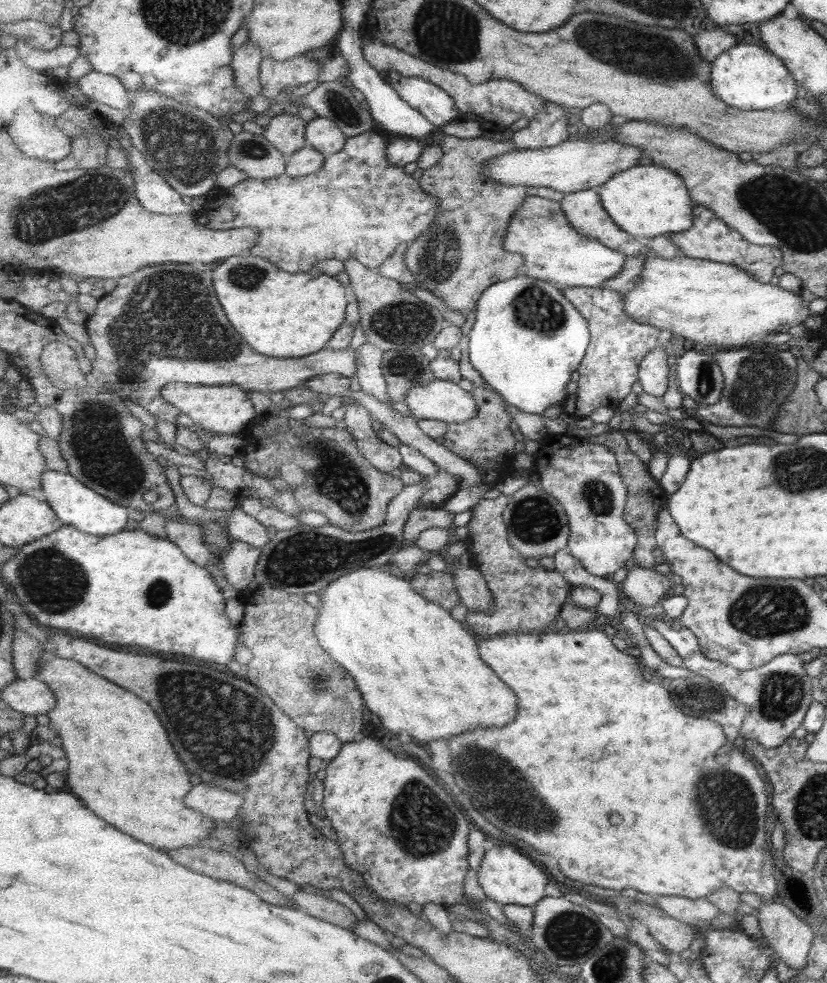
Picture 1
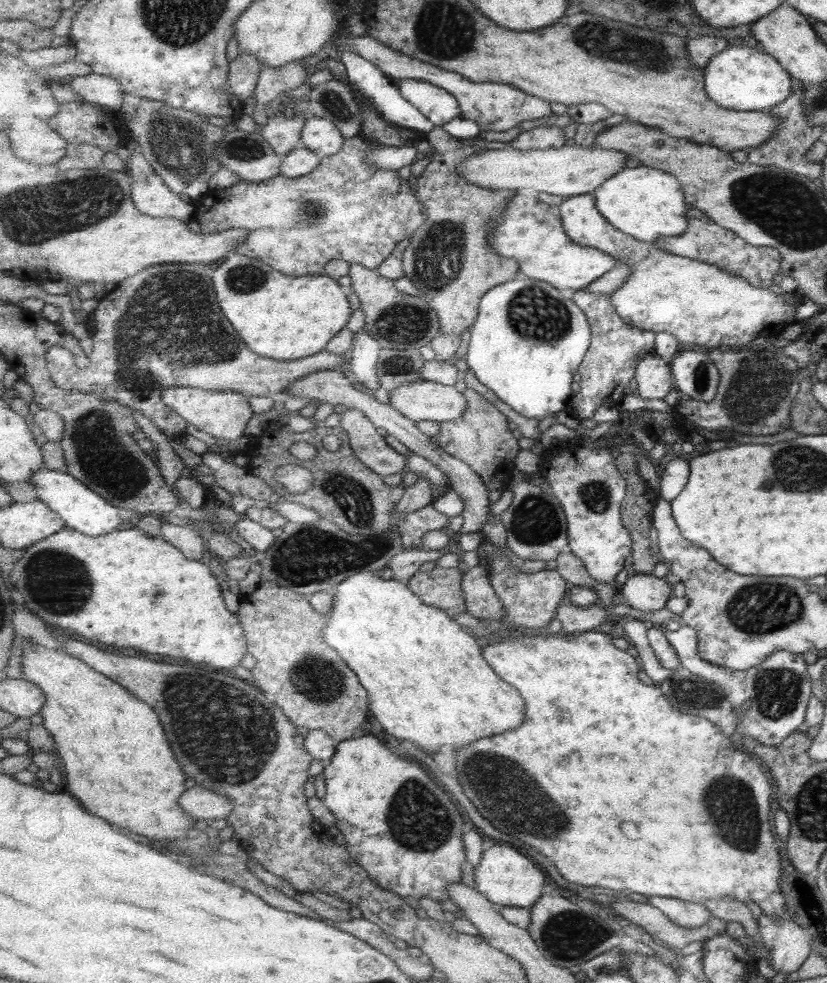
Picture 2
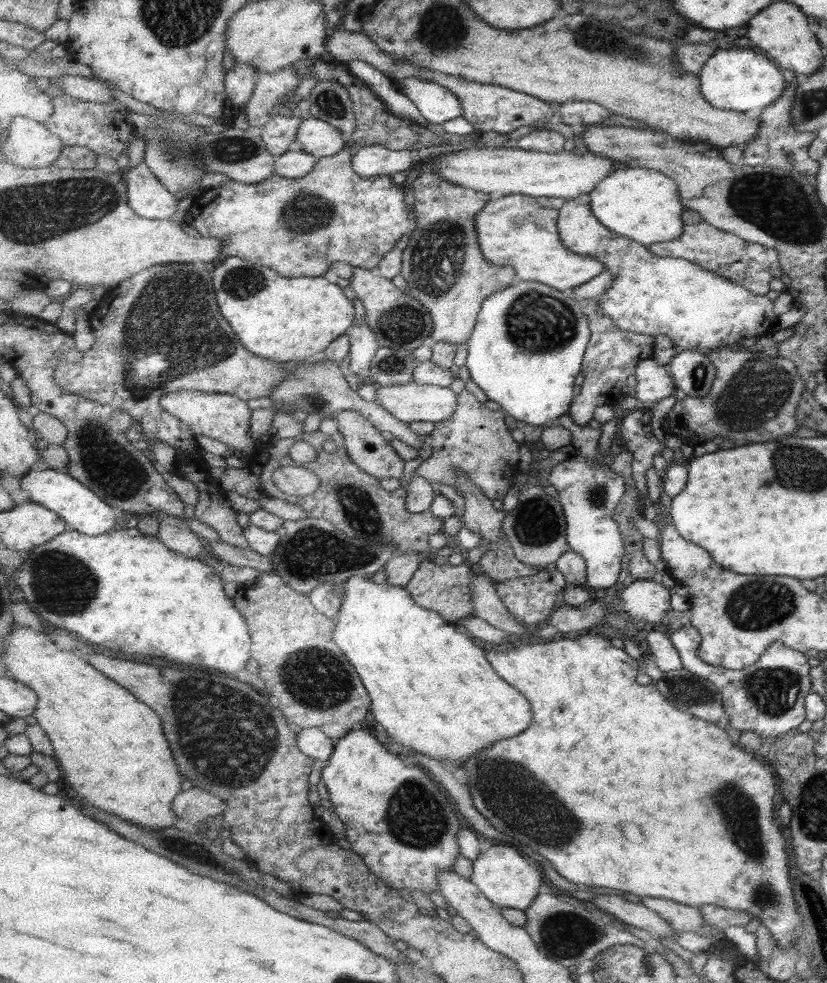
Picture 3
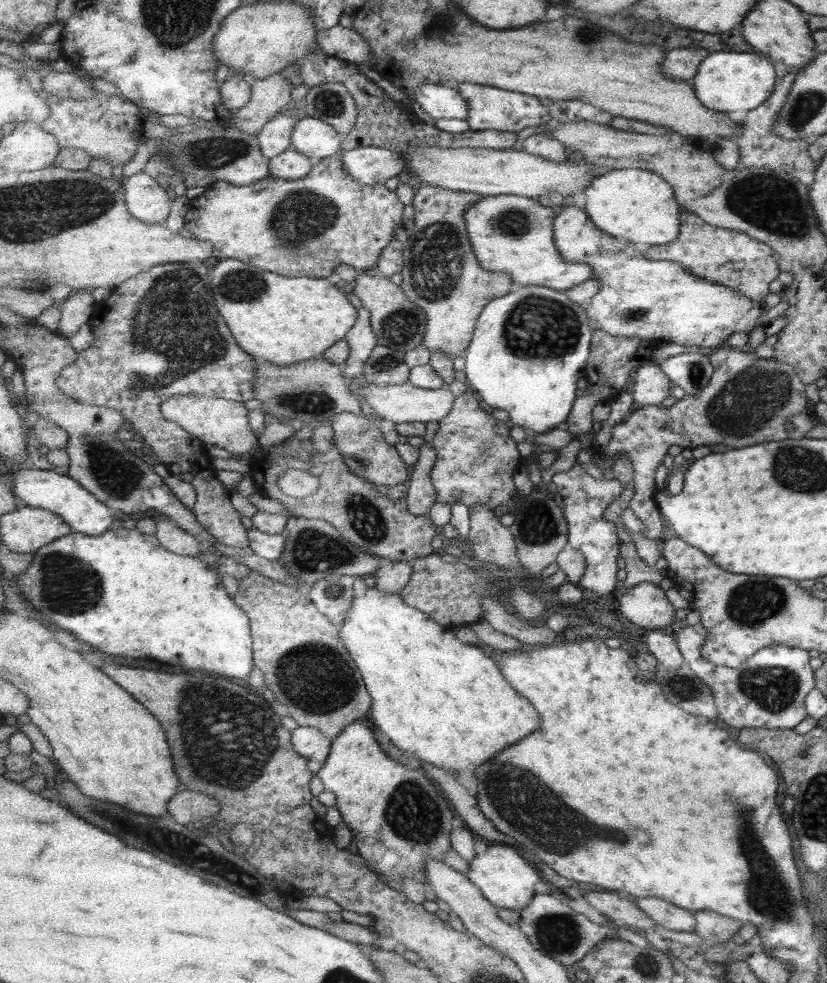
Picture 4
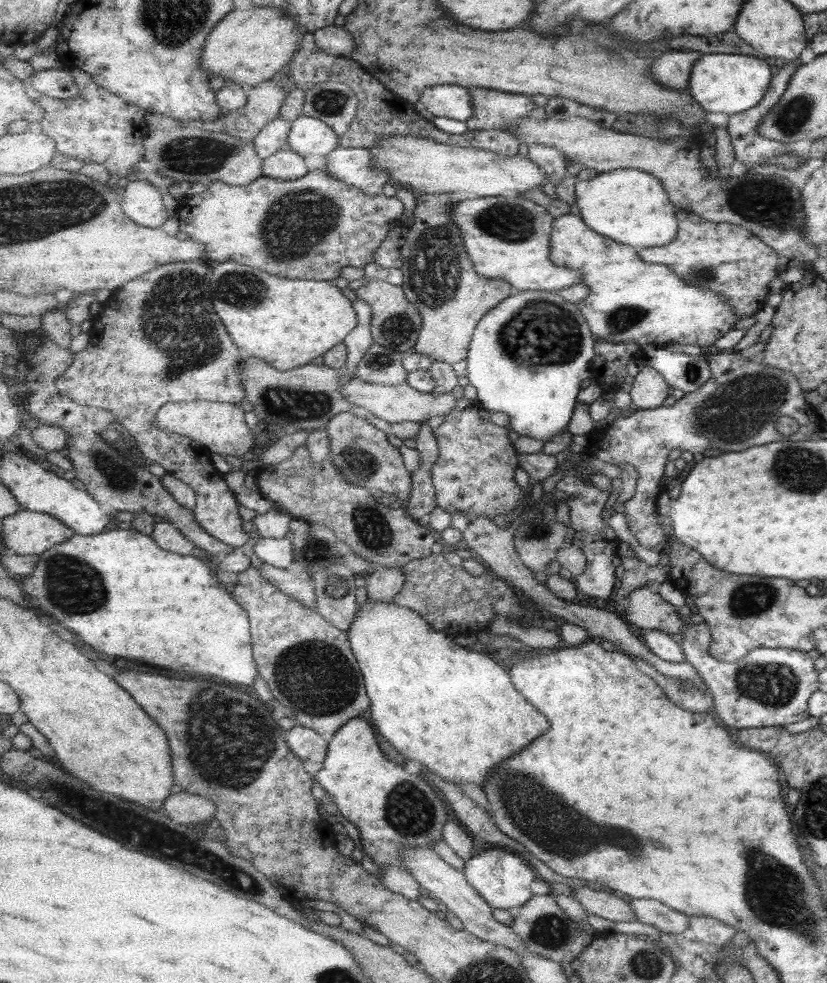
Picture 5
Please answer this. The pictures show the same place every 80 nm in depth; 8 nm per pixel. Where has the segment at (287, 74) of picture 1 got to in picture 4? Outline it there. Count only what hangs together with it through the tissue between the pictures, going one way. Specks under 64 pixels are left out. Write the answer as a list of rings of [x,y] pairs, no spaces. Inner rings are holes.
[[[279,73],[255,80],[251,85],[251,100],[243,108],[235,110],[236,118],[229,119],[229,122],[222,124],[221,128],[236,128],[247,134],[257,135],[268,122],[288,108],[287,102],[292,100],[293,88],[295,86],[292,86],[287,79],[283,79]]]

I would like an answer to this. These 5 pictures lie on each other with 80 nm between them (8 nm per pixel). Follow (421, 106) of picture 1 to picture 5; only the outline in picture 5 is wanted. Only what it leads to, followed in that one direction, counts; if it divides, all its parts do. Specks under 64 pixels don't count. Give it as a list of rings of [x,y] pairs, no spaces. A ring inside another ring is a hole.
[[[459,85],[429,86],[422,93],[420,102],[435,117],[459,122],[468,122],[476,113],[472,92],[468,87]]]

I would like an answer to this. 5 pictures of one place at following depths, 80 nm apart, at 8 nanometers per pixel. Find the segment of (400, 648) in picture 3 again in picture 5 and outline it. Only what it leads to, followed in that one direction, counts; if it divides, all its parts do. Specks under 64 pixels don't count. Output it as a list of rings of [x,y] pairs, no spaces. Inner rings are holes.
[[[368,600],[366,604],[363,604],[356,614],[353,626],[347,632],[350,643],[352,644],[352,651],[357,657],[360,663],[361,670],[364,674],[364,681],[367,684],[369,699],[372,699],[373,706],[370,707],[367,715],[371,717],[373,714],[373,722],[377,724],[377,728],[381,730],[381,735],[403,756],[411,758],[411,760],[417,760],[421,762],[421,765],[425,764],[429,770],[433,770],[435,774],[439,774],[445,780],[452,782],[453,784],[463,784],[469,782],[469,784],[476,784],[477,787],[482,787],[486,784],[487,778],[489,778],[491,770],[495,766],[499,766],[501,762],[505,762],[507,758],[511,758],[513,754],[517,754],[519,750],[531,746],[539,736],[547,734],[549,732],[549,720],[545,718],[545,714],[541,714],[533,704],[527,702],[527,698],[521,694],[521,691],[516,689],[509,669],[497,664],[495,660],[486,656],[485,653],[471,651],[466,646],[459,646],[453,642],[453,635],[445,634],[435,630],[417,611],[406,606],[399,606],[395,602],[373,602]]]

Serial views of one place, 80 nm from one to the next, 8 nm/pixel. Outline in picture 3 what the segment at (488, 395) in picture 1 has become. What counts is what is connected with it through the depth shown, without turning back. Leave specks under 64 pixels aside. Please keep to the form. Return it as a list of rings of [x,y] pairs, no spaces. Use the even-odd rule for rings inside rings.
[[[463,389],[458,395],[458,405],[456,411],[451,417],[444,421],[436,423],[435,430],[432,435],[433,453],[429,456],[428,473],[424,477],[439,488],[441,484],[447,484],[457,490],[458,478],[456,470],[460,468],[466,472],[472,481],[480,486],[485,496],[492,500],[504,500],[509,495],[510,489],[514,484],[514,478],[521,472],[519,469],[519,448],[521,443],[513,440],[511,430],[505,424],[505,411],[500,407],[495,407],[490,403],[481,403],[477,398],[473,397],[473,392]]]

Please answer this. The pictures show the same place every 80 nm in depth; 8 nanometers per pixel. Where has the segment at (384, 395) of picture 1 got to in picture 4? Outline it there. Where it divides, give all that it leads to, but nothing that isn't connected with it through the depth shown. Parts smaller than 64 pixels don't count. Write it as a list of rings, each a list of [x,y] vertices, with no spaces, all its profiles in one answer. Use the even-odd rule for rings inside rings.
[[[365,307],[358,309],[356,325],[344,338],[351,346],[350,358],[346,361],[343,369],[347,378],[359,377],[363,374],[365,362],[373,355],[377,348],[378,340],[370,319],[370,310]]]

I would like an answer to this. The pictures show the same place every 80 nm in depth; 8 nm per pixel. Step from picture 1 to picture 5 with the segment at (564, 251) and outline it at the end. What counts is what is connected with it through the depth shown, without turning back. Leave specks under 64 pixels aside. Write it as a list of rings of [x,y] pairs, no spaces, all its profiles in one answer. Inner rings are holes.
[[[517,194],[480,197],[457,201],[452,206],[453,220],[463,231],[465,249],[469,251],[476,271],[487,279],[503,280],[520,291],[562,292],[583,282],[583,273],[566,266],[557,266],[551,259],[552,233],[556,219],[540,204]]]

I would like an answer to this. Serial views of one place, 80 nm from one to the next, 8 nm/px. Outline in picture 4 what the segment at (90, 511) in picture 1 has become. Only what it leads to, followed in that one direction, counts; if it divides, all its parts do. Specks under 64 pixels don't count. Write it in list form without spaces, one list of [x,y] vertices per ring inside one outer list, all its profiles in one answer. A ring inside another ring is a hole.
[[[19,465],[10,468],[8,474],[14,479],[12,491],[26,505],[53,511],[64,518],[65,522],[68,522],[68,525],[77,532],[83,532],[89,536],[99,536],[103,532],[107,532],[111,528],[113,520],[116,520],[111,516],[111,507],[108,504],[101,502],[92,491],[81,486],[77,479],[71,478],[65,472],[63,475],[60,470],[36,469],[31,465]]]

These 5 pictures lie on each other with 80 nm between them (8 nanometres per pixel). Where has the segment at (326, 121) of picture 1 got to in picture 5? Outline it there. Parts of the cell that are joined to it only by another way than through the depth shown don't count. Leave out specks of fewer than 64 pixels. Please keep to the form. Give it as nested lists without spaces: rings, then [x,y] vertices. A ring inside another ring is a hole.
[[[304,114],[292,122],[289,149],[303,155],[309,172],[321,168],[325,164],[326,156],[339,147],[339,143],[339,135],[323,120]]]

